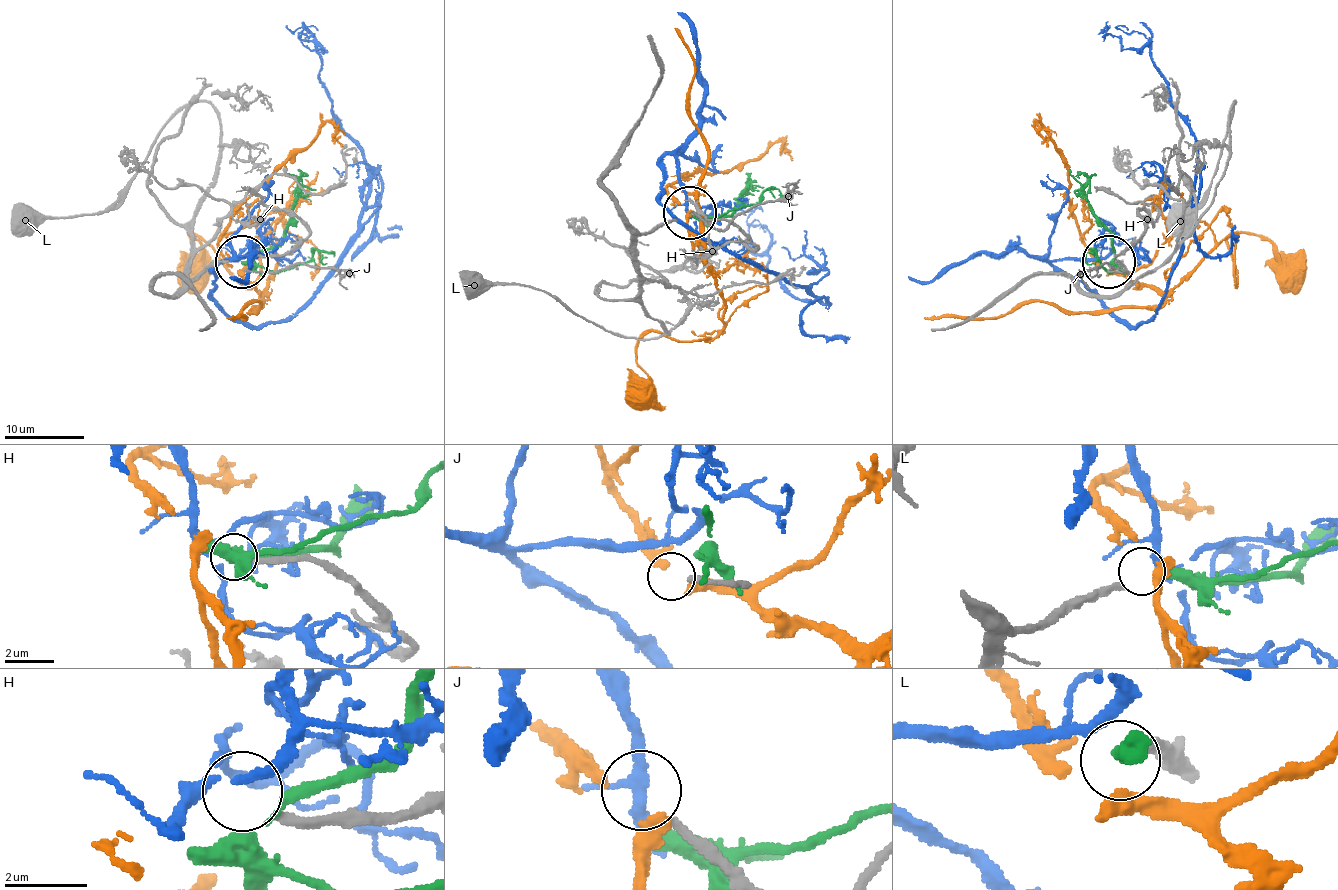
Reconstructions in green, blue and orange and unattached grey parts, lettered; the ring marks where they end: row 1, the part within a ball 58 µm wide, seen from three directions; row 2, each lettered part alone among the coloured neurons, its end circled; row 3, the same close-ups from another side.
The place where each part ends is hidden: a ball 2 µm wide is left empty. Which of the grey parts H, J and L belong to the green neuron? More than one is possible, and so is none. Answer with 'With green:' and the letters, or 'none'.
With green: L

